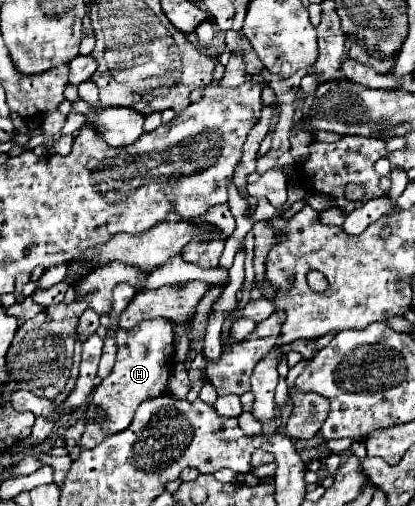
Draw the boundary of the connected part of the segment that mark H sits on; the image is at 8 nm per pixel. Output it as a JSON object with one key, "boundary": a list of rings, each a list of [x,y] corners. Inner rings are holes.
{"boundary":[[[149,319],[141,321],[139,327],[133,327],[131,331],[119,329],[115,333],[115,345],[117,345],[117,356],[115,369],[109,377],[101,381],[101,385],[93,391],[89,403],[87,403],[87,425],[85,433],[81,437],[81,447],[95,447],[111,433],[123,431],[133,415],[135,409],[153,397],[159,397],[165,393],[167,377],[173,365],[173,331],[171,331],[171,319]],[[99,417],[111,417],[105,427],[97,425],[95,419]]]}

